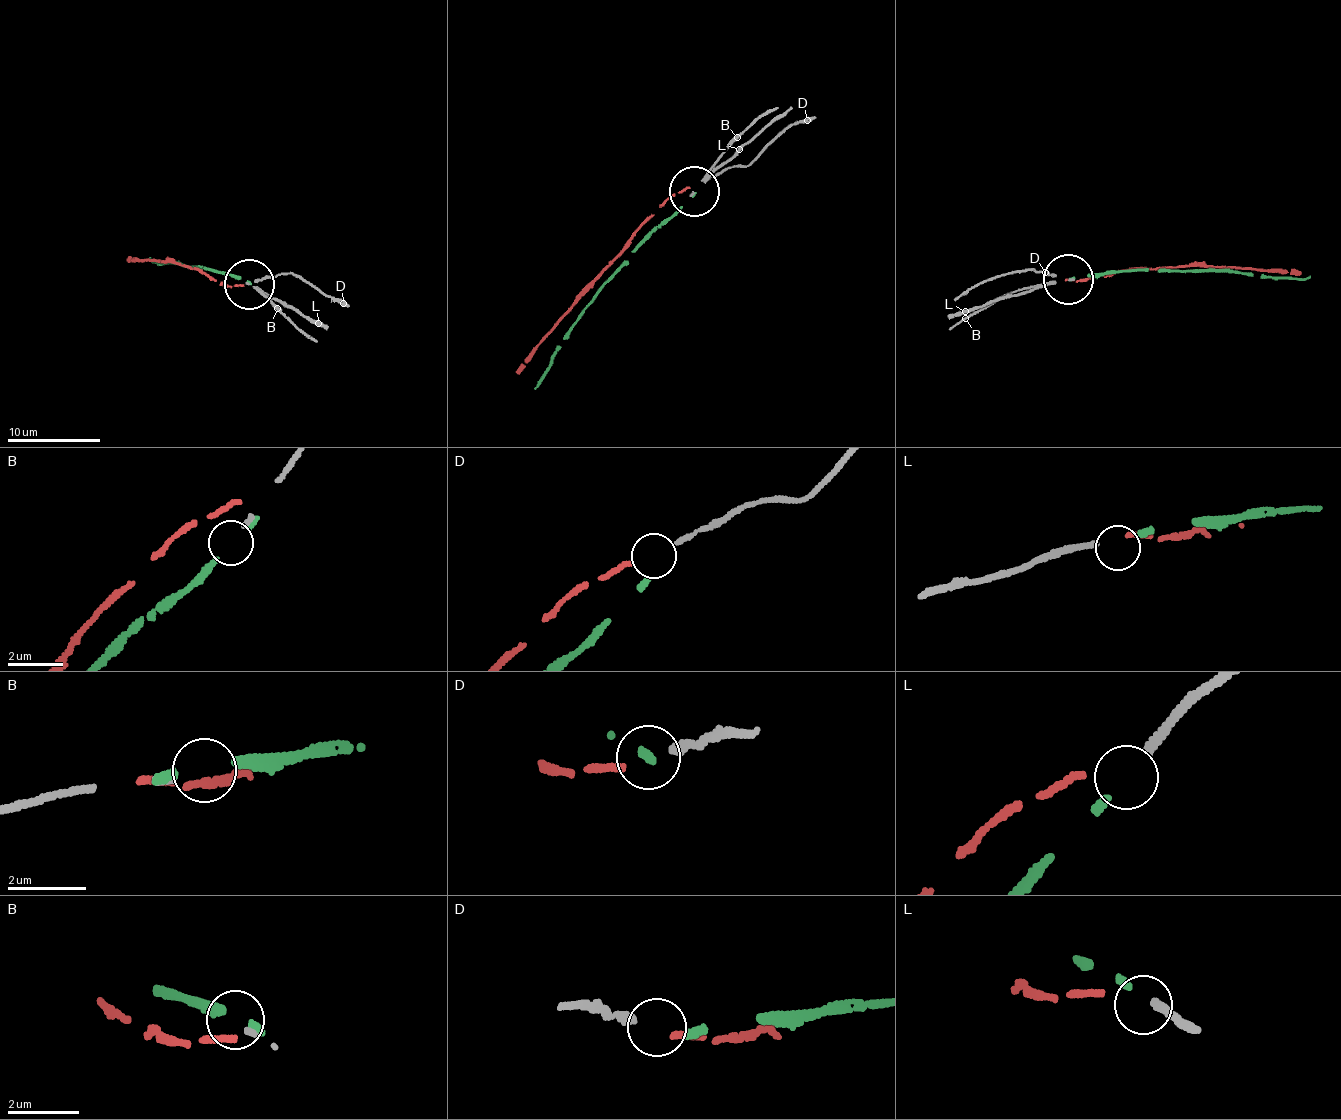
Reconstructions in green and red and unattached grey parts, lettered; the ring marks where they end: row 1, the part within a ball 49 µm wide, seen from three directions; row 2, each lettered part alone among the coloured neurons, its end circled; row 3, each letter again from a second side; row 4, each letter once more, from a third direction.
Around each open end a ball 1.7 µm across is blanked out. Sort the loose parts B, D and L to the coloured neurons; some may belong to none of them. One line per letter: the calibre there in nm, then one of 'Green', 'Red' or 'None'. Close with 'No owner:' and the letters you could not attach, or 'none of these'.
B: Thickness 140 nm. None
D: Thickness 170 nm. Red
L: Thickness 220 nm. Green
No owner: B

